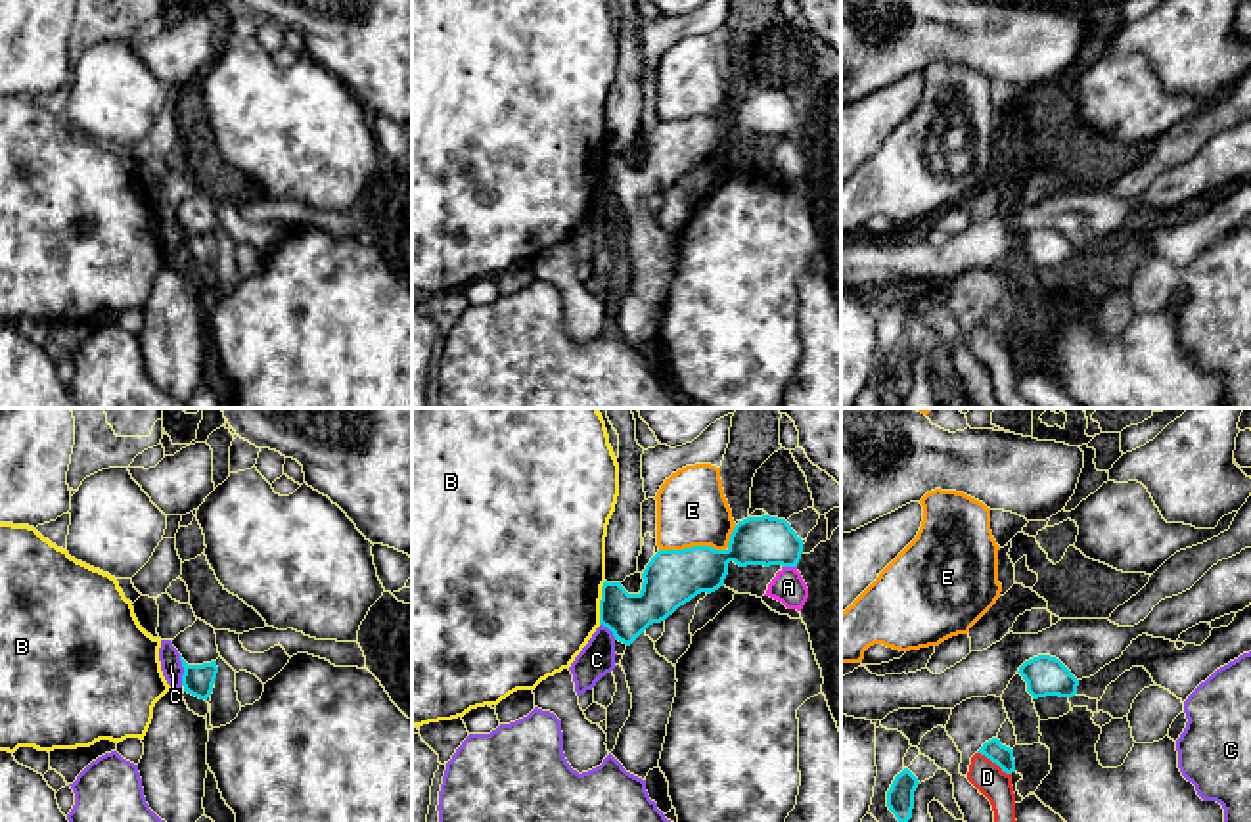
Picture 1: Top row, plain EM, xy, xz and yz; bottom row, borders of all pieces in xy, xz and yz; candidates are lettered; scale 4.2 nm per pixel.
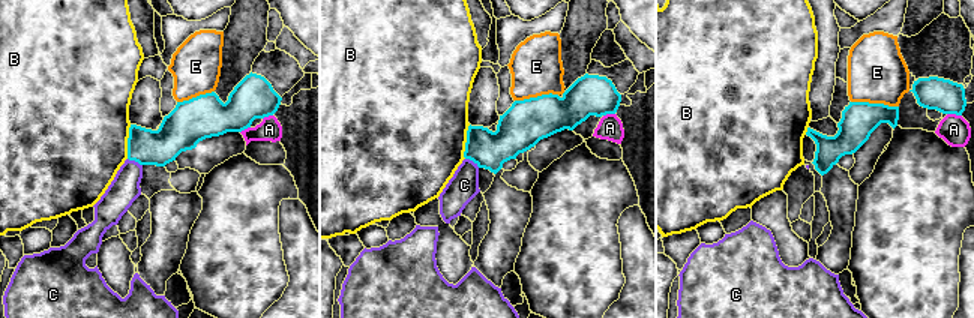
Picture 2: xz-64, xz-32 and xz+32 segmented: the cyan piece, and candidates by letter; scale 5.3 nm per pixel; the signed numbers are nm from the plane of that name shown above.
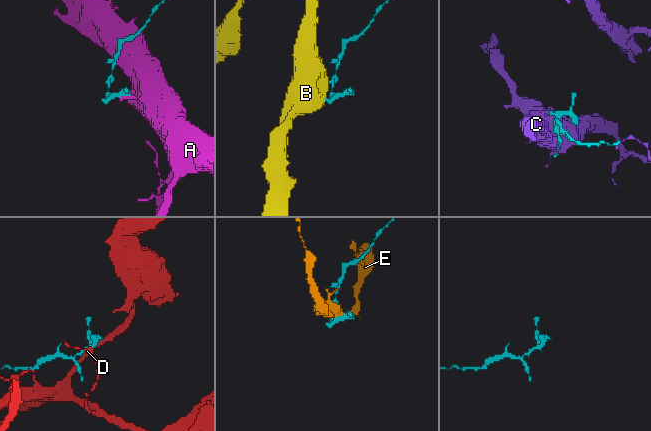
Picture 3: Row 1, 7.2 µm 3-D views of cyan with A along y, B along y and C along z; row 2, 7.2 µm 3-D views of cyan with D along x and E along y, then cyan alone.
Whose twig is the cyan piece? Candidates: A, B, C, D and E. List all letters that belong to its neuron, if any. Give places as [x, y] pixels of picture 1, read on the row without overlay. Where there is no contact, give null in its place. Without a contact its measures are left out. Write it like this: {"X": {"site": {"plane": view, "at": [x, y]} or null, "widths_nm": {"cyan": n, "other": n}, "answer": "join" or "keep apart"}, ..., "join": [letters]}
{"A": {"site": {"plane": "xz", "at": [790, 136]}, "widths_nm": {"cyan": 220, "other": 140}, "answer": "keep apart"}, "B": {"site": {"plane": "xz", "at": [600, 173]}, "widths_nm": {"cyan": 190, "other": 500}, "answer": "keep apart"}, "C": {"site": {"plane": "xy", "at": [184, 242]}, "widths_nm": {"cyan": 130, "other": 90}, "answer": "keep apart"}, "D": {"site": {"plane": "yz", "at": [995, 332]}, "widths_nm": {"cyan": 90, "other": 140}, "answer": "keep apart"}, "E": {"site": {"plane": "xz", "at": [704, 117]}, "widths_nm": {"cyan": 240, "other": 300}, "answer": "keep apart"}, "join": []}

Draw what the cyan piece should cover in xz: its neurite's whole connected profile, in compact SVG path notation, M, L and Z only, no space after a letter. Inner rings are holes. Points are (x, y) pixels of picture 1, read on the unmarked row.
M770 86L747 88L734 98L726 121L715 121L711 117L659 121L642 144L644 153L638 165L628 165L621 153L603 153L600 195L607 197L615 211L626 217L621 238L632 264L632 280L611 322L626 343L646 351L648 343L659 337L678 253L676 238L657 224L655 213L644 201L653 194L665 192L697 165L711 165L724 157L730 132L739 138L797 138L801 125L803 111L785 90Z

